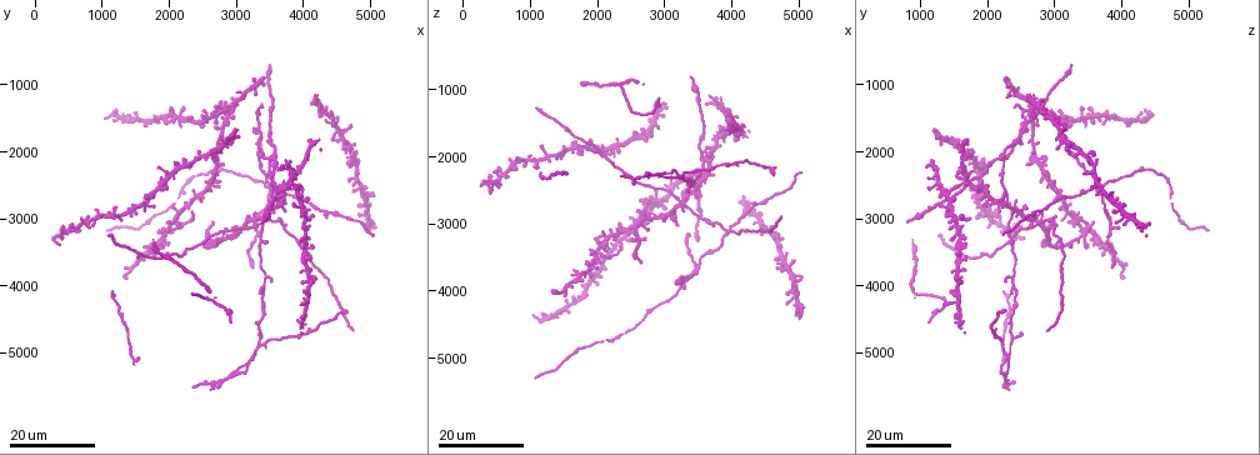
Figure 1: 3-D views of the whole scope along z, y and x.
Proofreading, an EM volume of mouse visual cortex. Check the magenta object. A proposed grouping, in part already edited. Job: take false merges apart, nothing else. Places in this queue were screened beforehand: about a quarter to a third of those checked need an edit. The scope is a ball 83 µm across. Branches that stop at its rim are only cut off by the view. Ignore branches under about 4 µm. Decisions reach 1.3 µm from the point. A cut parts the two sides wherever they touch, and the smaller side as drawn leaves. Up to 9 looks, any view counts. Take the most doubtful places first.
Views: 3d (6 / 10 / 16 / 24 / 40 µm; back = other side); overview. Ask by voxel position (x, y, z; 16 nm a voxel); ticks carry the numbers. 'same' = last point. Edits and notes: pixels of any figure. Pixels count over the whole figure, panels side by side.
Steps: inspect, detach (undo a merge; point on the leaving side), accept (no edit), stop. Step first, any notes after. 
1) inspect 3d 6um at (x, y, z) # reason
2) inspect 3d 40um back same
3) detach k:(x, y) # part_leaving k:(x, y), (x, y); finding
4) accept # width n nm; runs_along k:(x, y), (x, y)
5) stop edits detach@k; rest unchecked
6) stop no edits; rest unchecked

inspect 3d 24um at (3500, 2550, 3650)

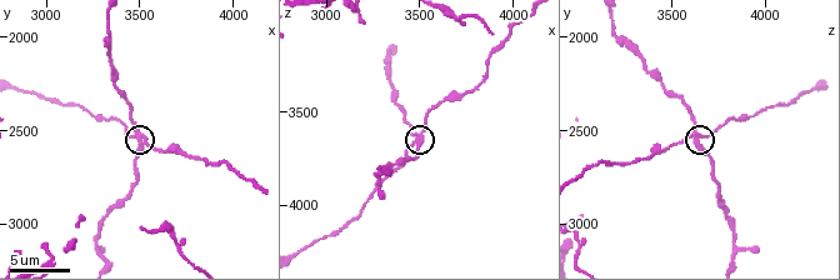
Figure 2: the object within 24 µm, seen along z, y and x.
inspect 3d 6um at (3500, 2540, 3640) # closer look

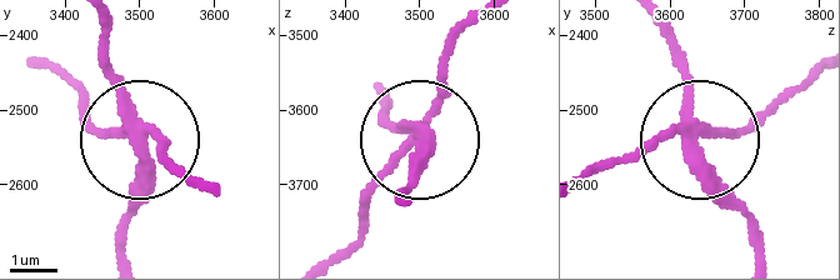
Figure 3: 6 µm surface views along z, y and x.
detach 3:(141, 196) # side_arm 24 um; part_leaving 3:(133, 131), (120, 259); a second cell is stuck on

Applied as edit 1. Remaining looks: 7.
inspect overview # see it whole again

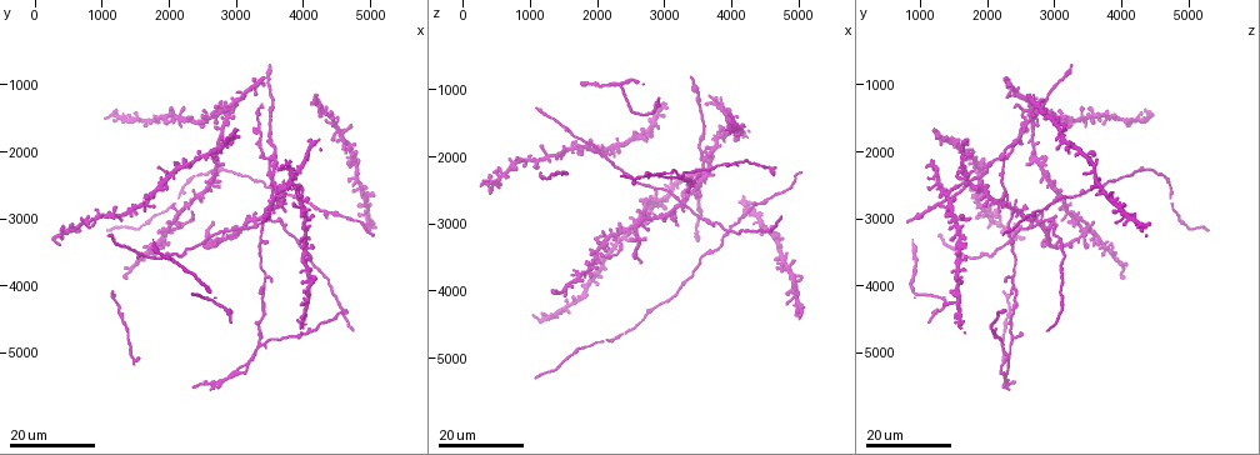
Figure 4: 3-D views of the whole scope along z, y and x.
inspect 3d 16um at (2000, 3150, 3450) # three arms meet

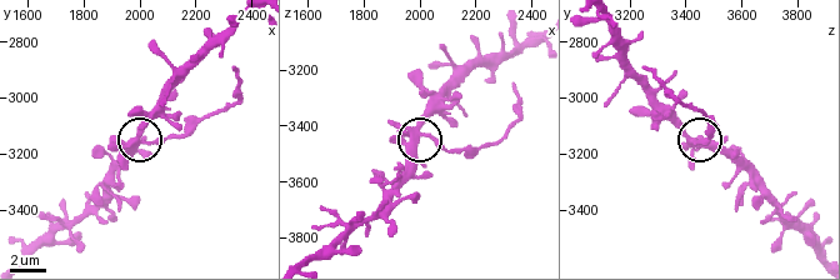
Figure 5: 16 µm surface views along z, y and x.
inspect 3d 10um at (2020, 3160, 3430)

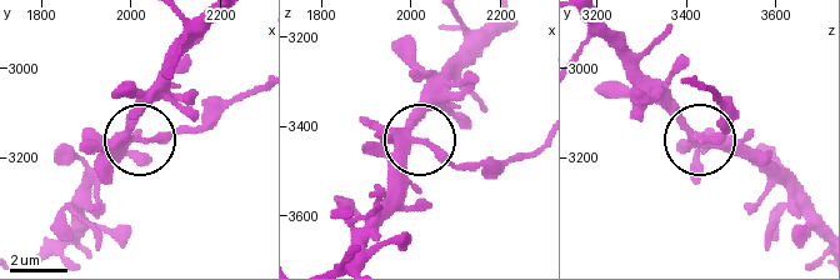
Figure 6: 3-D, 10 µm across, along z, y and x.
accept # arms 3; runs_along 6:(505, 25), (414, 126), (419, 138), (474, 166); one cell here

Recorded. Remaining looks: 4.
inspect 3d 16um at (4500, 2900, 2650) # sudden change in width

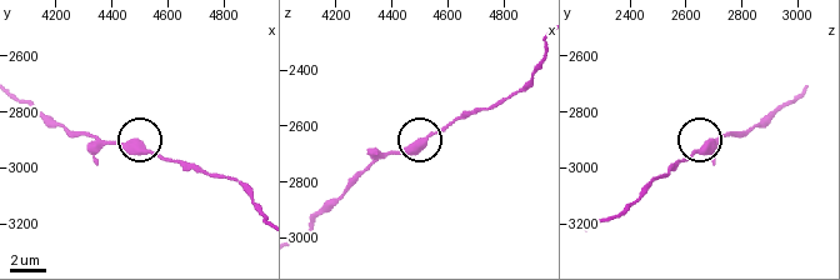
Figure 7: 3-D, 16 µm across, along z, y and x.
inspect 3d 10um at (4520, 2940, 2650)

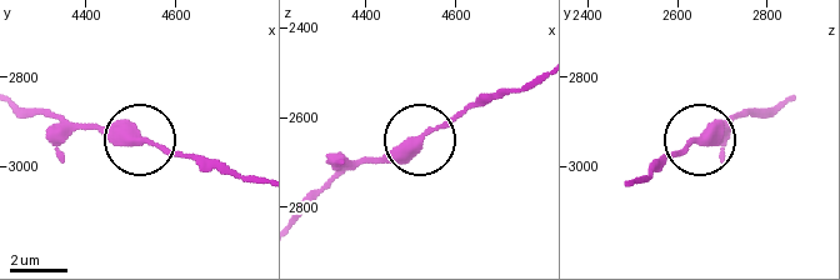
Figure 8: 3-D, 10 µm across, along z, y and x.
inspect 3d 10um back at (4520, 2935, 2650) # from behind

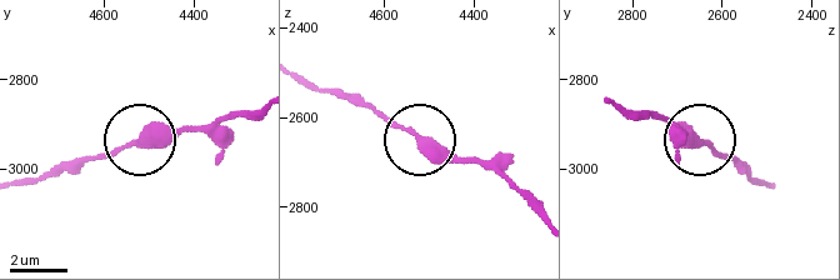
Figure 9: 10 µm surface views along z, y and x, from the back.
accept # all the same cell

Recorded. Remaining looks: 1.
stop edits detach@3; rest unchecked

